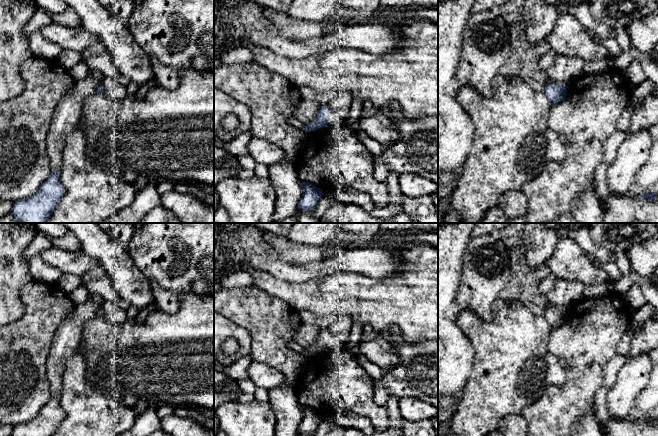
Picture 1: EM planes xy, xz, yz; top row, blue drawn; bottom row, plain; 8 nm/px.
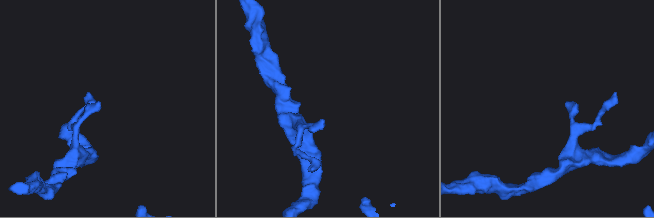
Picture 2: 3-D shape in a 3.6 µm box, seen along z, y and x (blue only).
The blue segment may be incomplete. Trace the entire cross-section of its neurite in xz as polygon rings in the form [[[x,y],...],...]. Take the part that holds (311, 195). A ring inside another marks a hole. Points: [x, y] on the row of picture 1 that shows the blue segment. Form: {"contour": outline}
{"contour": [[[301,182],[301,185],[303,194],[298,203],[298,210],[313,210],[320,201],[323,190],[308,182]]]}

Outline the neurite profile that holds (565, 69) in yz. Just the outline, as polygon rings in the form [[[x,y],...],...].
[[[557,54],[554,64],[546,71],[546,85],[562,82],[567,86],[582,78],[586,62],[580,57],[569,57]]]

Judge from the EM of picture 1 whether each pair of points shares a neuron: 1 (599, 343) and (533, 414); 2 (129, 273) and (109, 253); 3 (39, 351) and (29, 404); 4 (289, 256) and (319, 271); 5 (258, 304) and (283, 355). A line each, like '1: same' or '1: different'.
1: same
2: same
3: same
4: different
5: same

